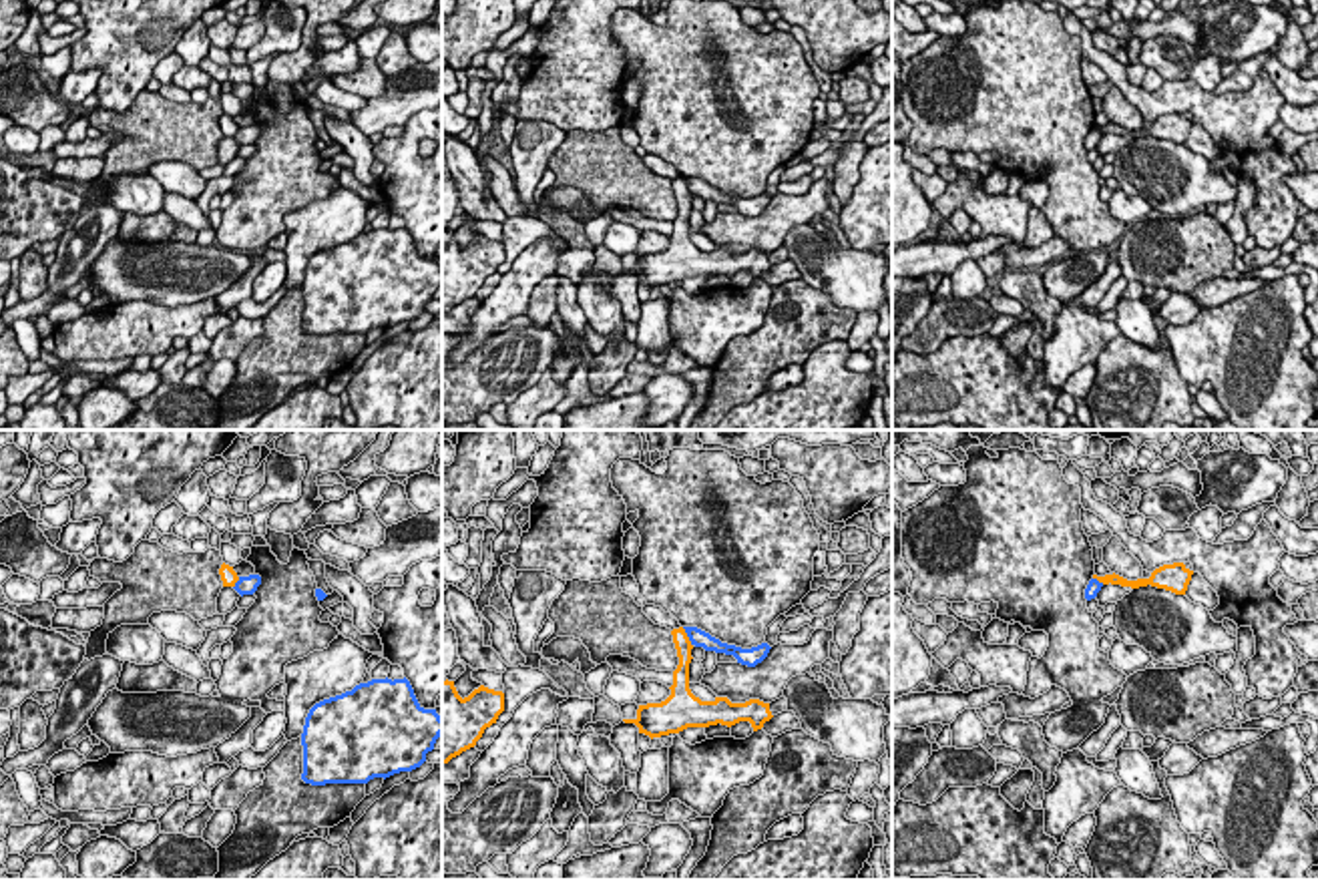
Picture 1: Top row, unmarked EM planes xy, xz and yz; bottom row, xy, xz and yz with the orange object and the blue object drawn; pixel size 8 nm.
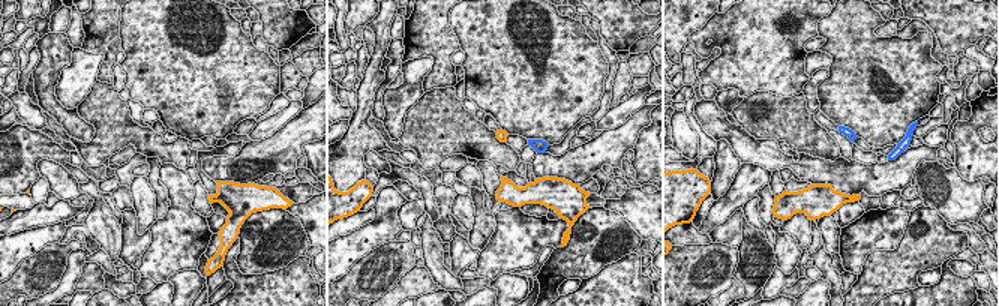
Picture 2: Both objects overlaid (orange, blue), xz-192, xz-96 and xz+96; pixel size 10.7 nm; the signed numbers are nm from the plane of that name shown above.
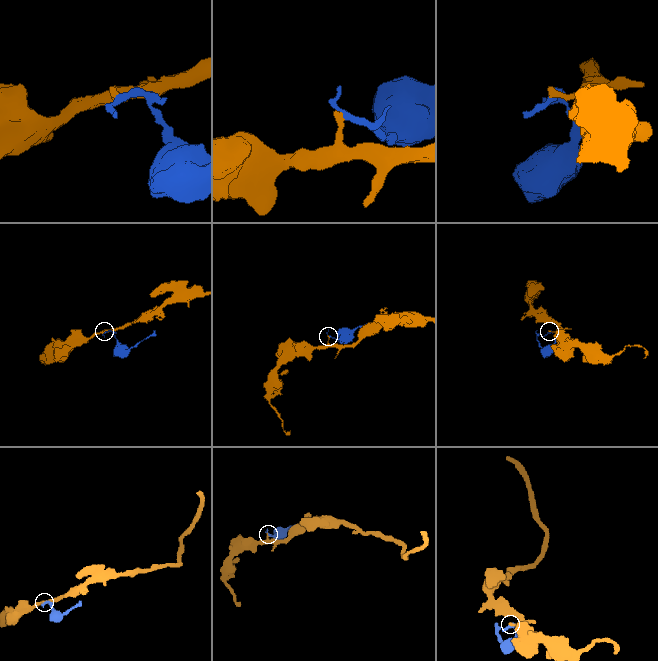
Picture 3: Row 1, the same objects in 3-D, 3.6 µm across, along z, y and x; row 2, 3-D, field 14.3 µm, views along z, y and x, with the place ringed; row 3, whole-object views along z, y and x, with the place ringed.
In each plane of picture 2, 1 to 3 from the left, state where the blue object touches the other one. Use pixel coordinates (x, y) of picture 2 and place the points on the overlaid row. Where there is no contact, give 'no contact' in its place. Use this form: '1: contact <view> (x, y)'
1: no contact
2: no contact
3: no contact

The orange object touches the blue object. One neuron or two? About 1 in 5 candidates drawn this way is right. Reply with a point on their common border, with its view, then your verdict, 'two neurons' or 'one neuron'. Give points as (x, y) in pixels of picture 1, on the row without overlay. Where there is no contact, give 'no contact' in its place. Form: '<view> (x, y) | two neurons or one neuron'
xz (688, 187) | two neurons

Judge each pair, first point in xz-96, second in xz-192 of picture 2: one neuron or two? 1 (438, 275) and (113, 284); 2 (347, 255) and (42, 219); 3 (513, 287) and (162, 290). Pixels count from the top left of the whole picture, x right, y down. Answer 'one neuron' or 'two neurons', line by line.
1: one neuron
2: two neurons
3: two neurons

